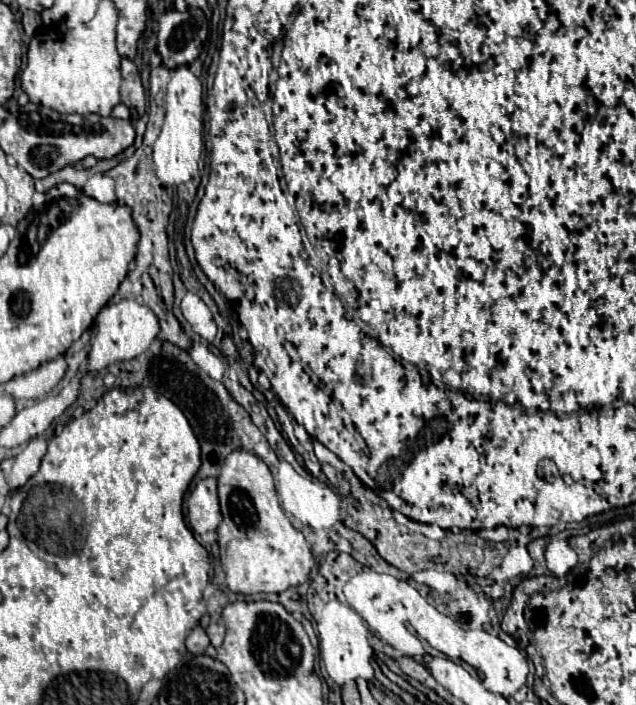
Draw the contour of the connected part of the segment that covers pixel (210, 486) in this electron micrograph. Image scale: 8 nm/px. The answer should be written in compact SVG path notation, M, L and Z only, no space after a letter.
M201 479L189 499L187 499L187 519L195 533L203 535L207 531L215 531L221 523L219 499L217 499L217 479Z

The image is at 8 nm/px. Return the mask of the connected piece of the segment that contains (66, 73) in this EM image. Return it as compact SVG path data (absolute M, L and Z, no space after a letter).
M101 1L93 21L79 25L75 37L59 35L43 27L29 43L27 65L21 73L21 89L35 105L49 107L57 113L97 113L109 117L111 109L121 101L121 55L115 47L117 9L111 1Z

